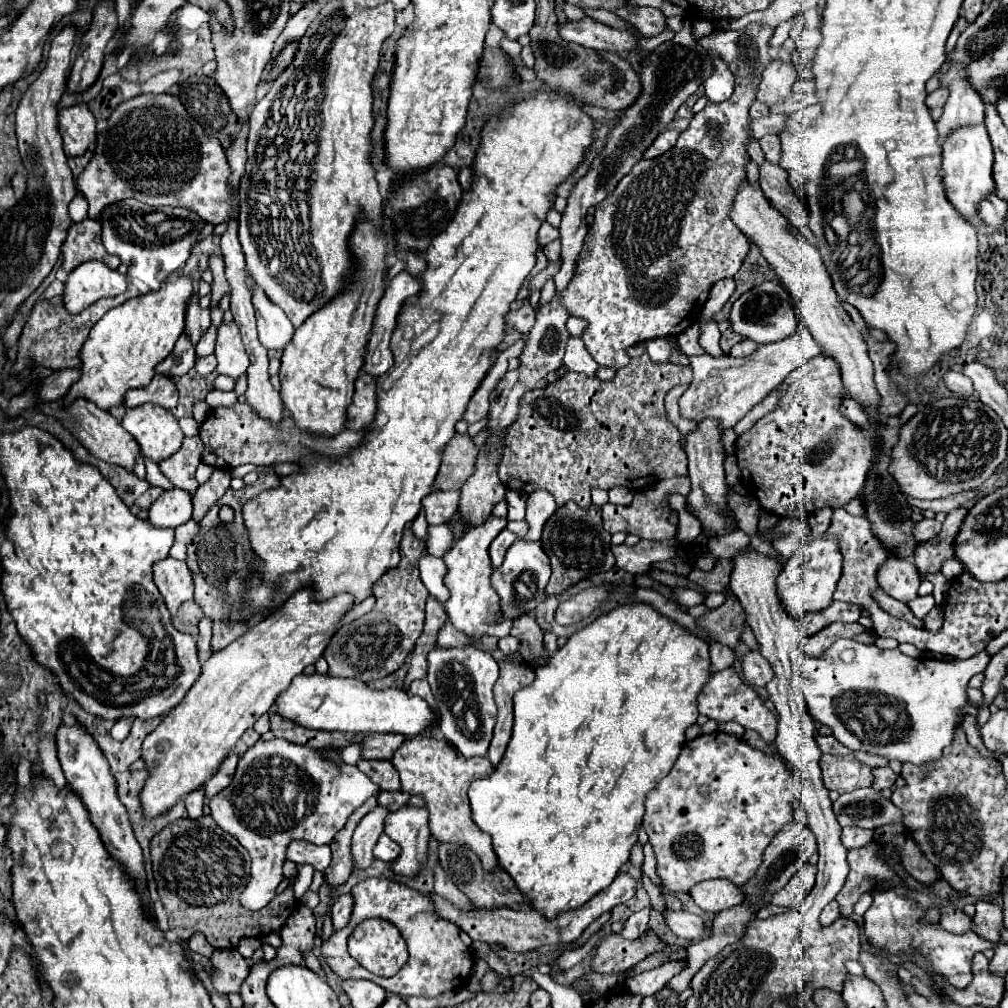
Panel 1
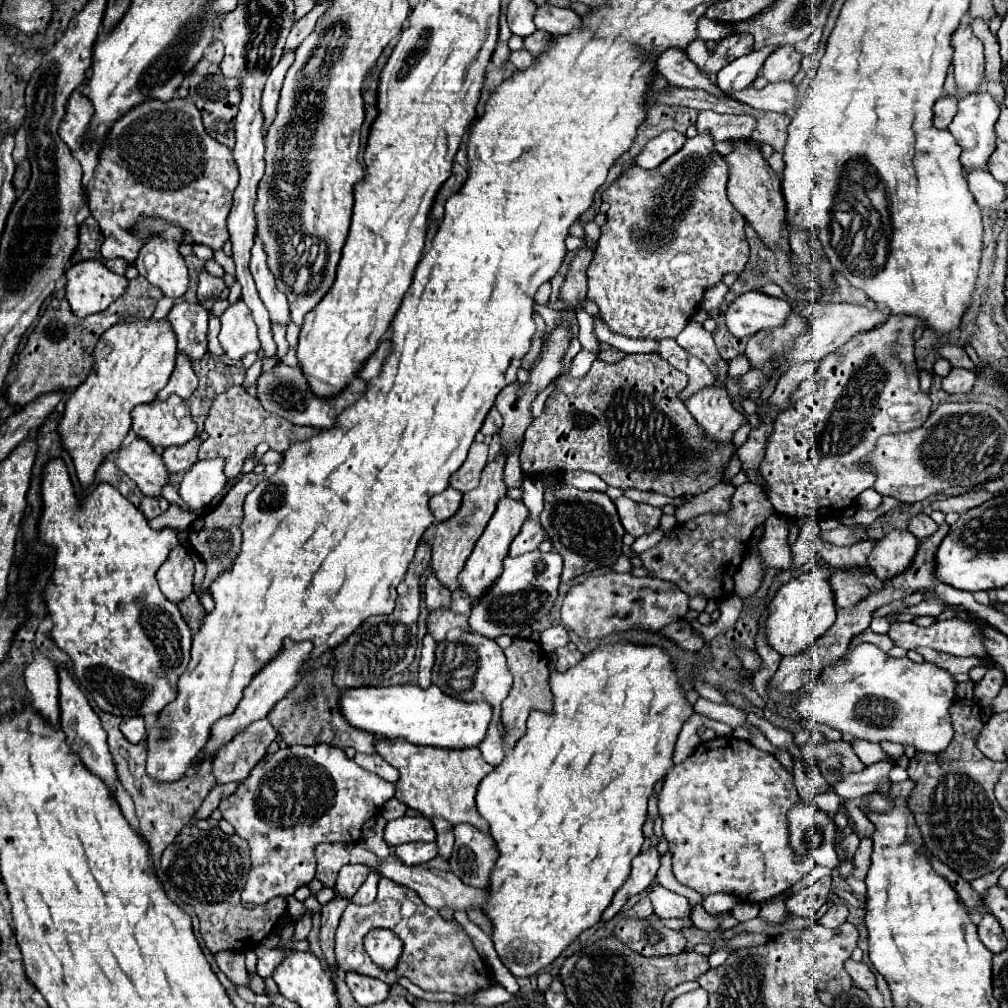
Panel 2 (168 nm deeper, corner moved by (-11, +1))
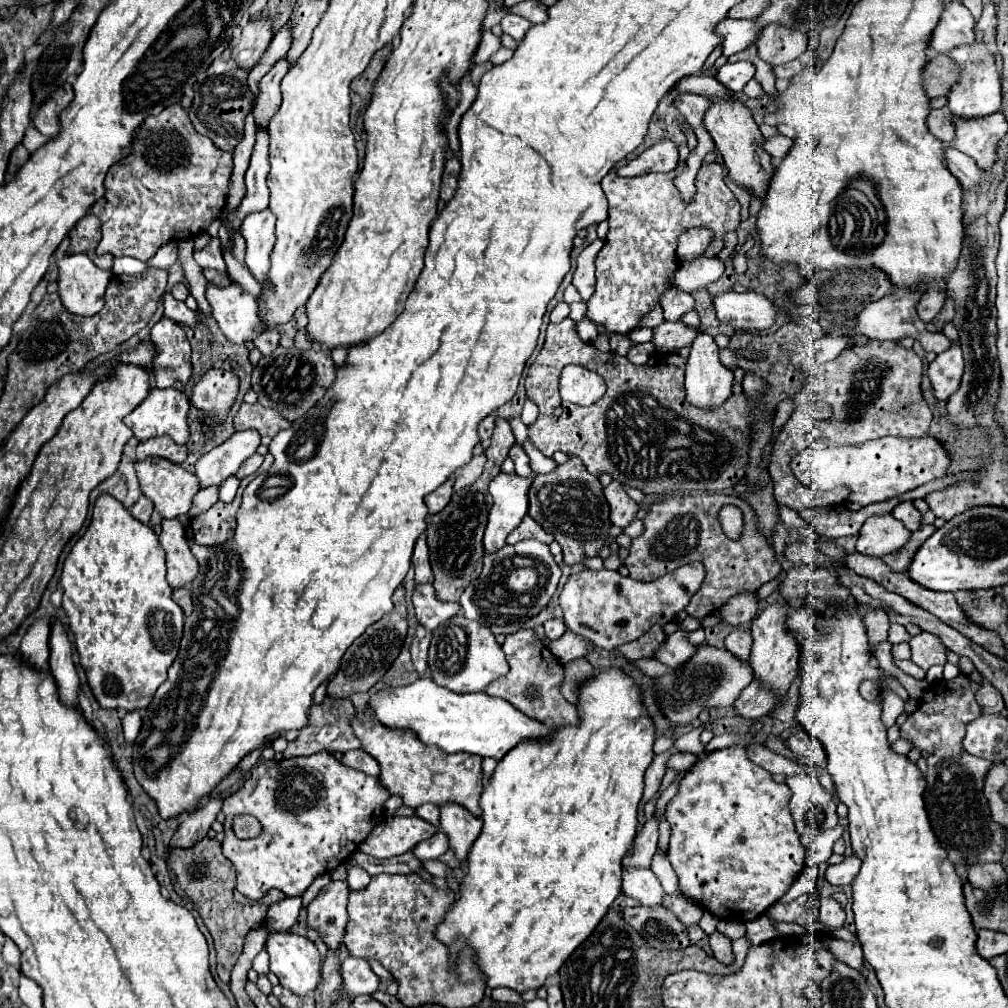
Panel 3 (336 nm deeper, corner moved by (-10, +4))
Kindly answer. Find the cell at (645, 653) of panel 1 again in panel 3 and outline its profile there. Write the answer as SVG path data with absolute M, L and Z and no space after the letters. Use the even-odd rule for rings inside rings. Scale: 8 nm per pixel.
M608 669L604 673L598 673L592 681L586 681L578 689L578 713L580 713L580 727L560 727L552 739L540 743L540 741L524 741L516 745L498 765L496 773L488 781L488 785L482 791L480 797L480 809L482 809L482 833L478 835L478 841L470 847L466 857L466 873L460 881L460 895L450 905L450 911L444 915L444 921L436 929L436 939L448 947L450 953L450 969L454 969L458 955L464 947L470 947L474 953L474 961L478 965L478 971L484 977L484 983L488 989L496 987L508 987L518 993L526 993L530 989L540 989L546 979L554 973L558 973L560 965L576 951L576 947L596 929L596 925L606 915L608 907L620 893L622 883L622 857L632 845L632 839L636 835L638 825L638 803L642 799L644 791L644 771L652 763L654 753L654 725L646 715L646 709L640 701L640 689L626 673L620 669Z

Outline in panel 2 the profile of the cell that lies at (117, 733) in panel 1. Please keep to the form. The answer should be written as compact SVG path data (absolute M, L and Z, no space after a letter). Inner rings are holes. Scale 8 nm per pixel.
M135 716L135 718L127 718L121 724L121 732L125 734L125 738L133 744L139 744L145 738L145 726L143 726L143 716Z

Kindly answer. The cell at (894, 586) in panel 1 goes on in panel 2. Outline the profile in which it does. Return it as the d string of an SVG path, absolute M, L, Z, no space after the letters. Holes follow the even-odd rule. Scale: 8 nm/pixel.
M891 530L887 536L875 542L869 556L869 566L883 582L893 580L901 572L909 570L917 552L917 538L911 532Z

